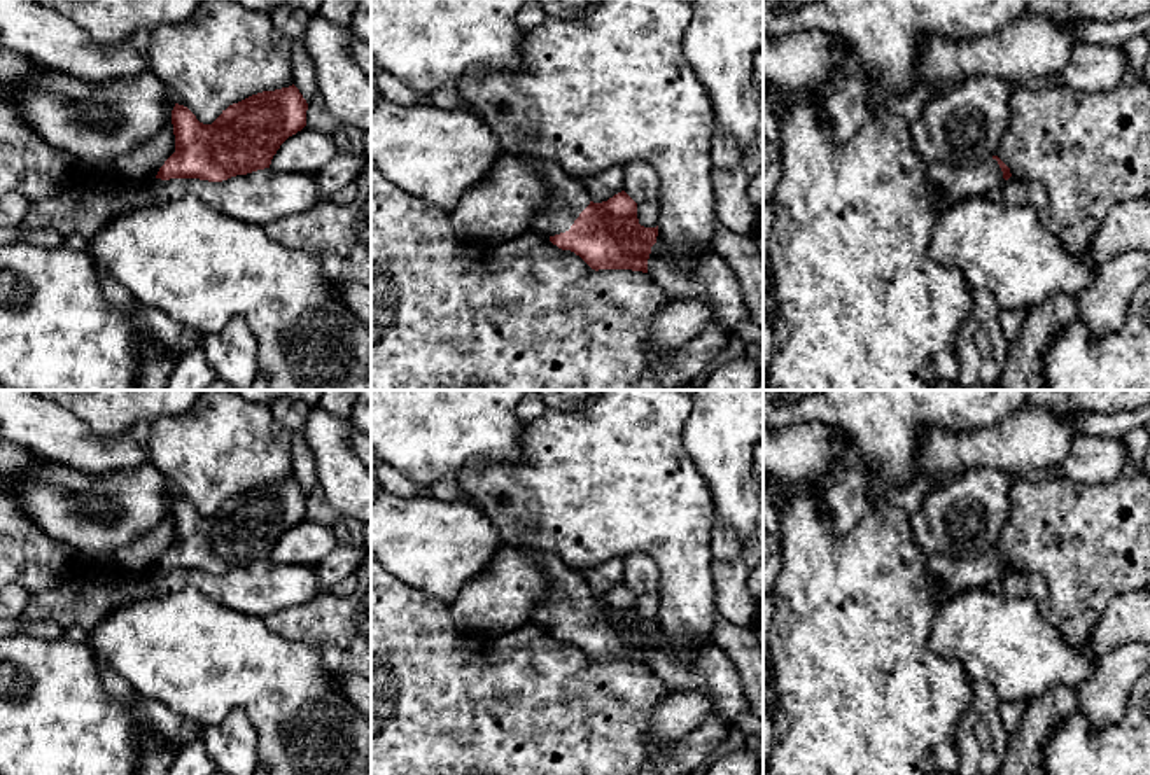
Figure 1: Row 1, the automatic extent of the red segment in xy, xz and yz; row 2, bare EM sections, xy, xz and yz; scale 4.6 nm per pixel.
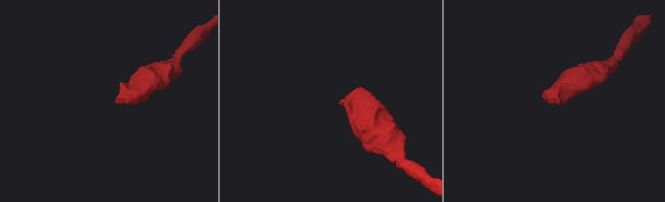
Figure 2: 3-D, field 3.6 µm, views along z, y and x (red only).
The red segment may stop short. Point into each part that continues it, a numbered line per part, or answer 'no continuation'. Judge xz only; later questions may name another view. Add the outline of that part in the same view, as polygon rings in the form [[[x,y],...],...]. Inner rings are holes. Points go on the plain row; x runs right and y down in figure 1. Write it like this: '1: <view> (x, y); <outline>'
1: xz (567, 592); [[[536,549],[532,553],[548,576],[550,586],[550,597],[539,604],[532,621],[548,630],[565,625],[590,597],[590,590],[583,584],[579,574],[571,572],[557,555]]]

